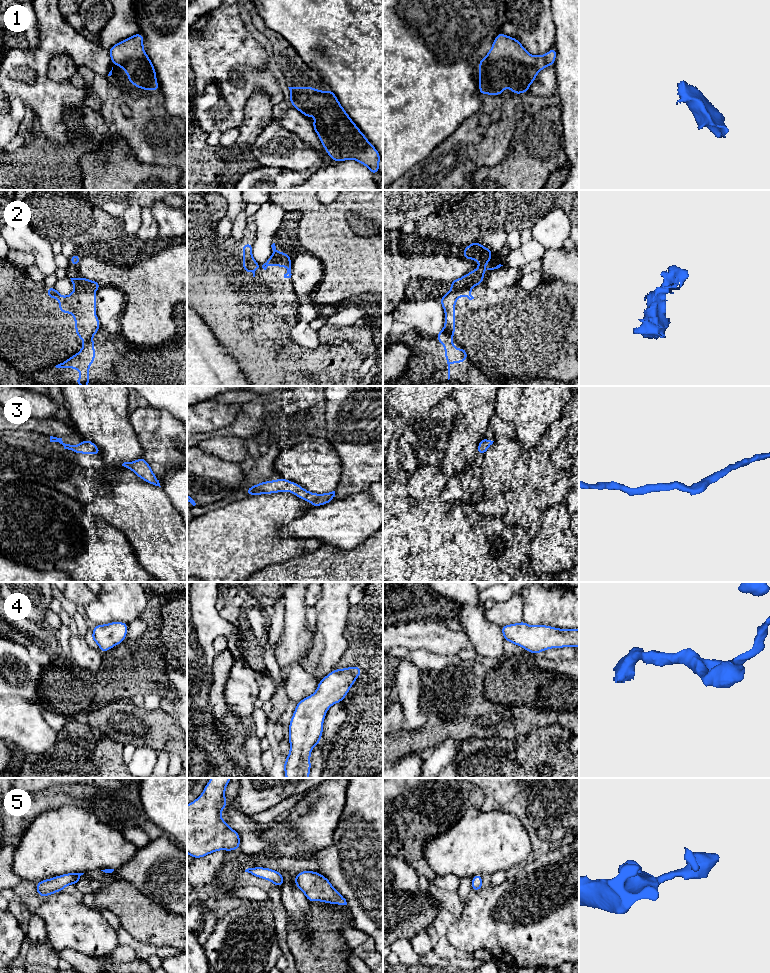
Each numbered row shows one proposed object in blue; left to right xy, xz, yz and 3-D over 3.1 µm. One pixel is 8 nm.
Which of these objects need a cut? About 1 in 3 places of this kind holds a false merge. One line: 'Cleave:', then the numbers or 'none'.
Cleave: 2

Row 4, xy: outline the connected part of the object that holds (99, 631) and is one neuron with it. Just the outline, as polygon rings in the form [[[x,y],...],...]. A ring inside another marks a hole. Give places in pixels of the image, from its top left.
[[[111,622],[95,625],[91,639],[95,641],[103,653],[122,643],[127,636],[128,624],[125,622]]]

